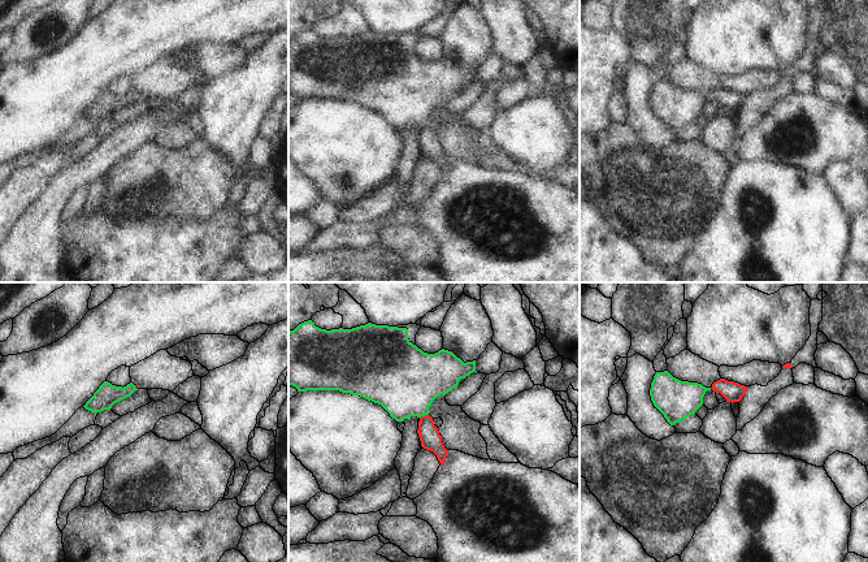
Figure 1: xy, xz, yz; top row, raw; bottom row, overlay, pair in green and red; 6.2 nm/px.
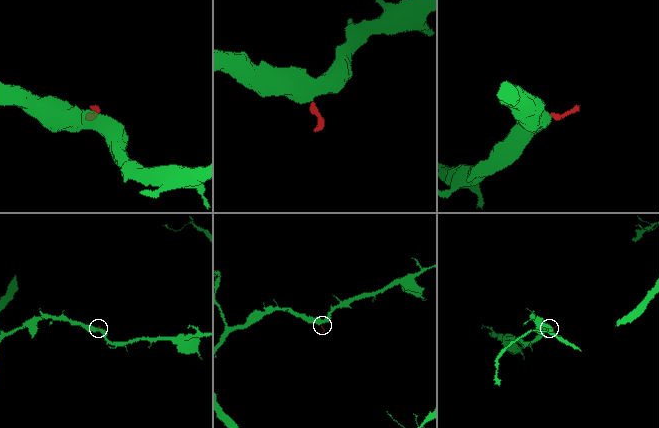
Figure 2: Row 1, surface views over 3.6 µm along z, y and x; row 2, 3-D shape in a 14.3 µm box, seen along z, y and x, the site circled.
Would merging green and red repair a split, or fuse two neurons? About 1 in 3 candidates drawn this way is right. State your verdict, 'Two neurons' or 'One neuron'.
One neuron.

